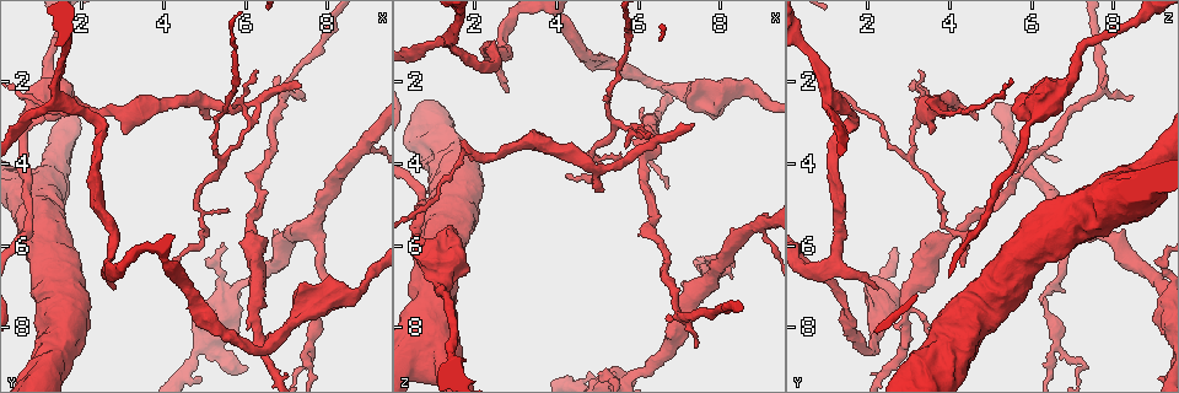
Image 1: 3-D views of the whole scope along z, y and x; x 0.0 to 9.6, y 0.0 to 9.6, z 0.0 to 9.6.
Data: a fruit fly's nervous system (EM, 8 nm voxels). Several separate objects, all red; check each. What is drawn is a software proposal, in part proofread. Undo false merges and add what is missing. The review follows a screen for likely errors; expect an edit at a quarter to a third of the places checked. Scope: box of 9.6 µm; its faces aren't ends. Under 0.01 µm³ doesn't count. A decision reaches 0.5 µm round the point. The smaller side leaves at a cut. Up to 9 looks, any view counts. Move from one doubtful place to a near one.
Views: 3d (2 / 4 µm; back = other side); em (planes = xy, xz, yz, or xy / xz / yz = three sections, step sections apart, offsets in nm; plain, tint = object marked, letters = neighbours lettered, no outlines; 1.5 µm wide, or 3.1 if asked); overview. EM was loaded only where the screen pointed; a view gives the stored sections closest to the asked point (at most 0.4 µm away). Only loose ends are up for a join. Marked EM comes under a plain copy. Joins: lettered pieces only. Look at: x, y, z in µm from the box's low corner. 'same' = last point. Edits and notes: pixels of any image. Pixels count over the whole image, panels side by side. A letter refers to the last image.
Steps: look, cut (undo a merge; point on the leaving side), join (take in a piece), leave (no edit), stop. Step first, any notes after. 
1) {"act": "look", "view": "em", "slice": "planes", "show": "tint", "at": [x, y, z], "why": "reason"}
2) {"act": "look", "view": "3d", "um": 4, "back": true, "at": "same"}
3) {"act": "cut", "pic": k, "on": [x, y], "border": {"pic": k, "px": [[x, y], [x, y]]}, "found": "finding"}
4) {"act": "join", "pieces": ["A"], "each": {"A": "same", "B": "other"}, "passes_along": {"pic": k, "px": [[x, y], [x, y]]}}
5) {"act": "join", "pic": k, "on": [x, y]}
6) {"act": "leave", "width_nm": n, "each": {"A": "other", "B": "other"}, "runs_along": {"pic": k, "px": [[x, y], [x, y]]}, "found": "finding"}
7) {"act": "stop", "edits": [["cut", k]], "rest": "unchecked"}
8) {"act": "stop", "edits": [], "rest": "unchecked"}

{"act": "look", "view": "3d", "um": 2, "at": [0.65, 3.20, 5.90], "why": "calibre changes"}

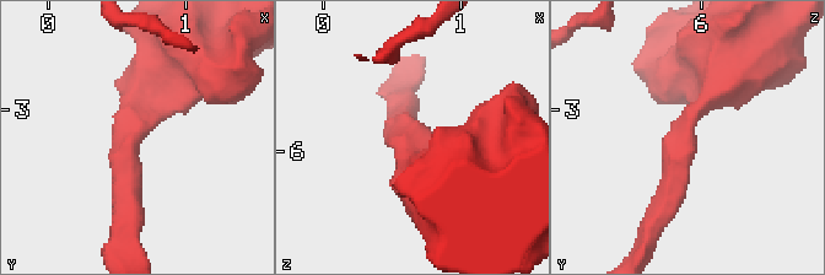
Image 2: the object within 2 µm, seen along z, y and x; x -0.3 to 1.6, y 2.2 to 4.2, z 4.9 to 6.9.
{"act": "look", "view": "em", "slice": "planes", "show": "letters", "at": [0.64, 3.12, 5.90], "arm_widths_nm": [170, 600], "why": "shape alone is not enough"}

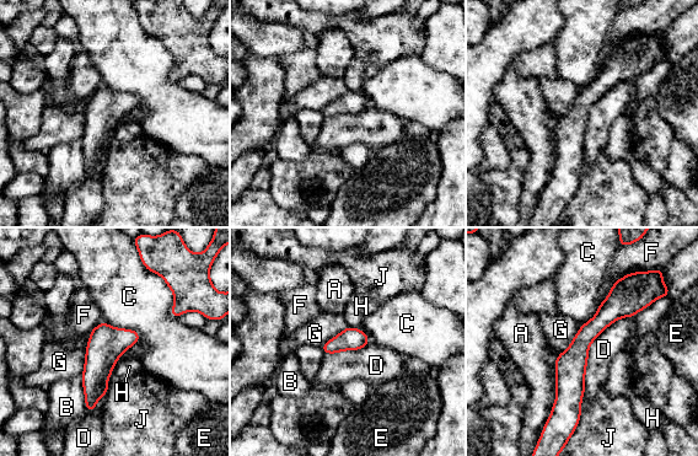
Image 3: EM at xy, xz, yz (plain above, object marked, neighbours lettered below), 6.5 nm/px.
{"act": "leave", "each": {"A": "other", "B": "other", "C": "other", "D": "other", "E": "other", "F": "other", "G": "other", "H": "other", "J": "other"}, "runs_along": {"pic": 3, "px": [[621, 283], [570, 365], [570, 418]]}, "found": "all the same neuron"}

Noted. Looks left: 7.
{"act": "look", "view": "3d", "um": 4, "at": [1.70, 2.40, 3.40]}

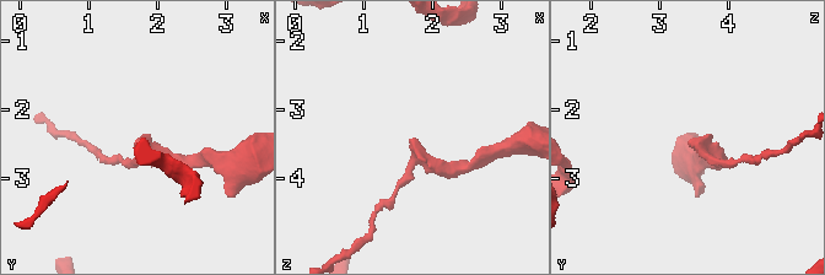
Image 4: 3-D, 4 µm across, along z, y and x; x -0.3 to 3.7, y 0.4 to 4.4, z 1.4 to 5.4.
{"act": "look", "view": "em", "slice": "yz", "step": 8, "show": "letters", "at": [1.70, 2.40, 3.40], "why": "now the EM"}

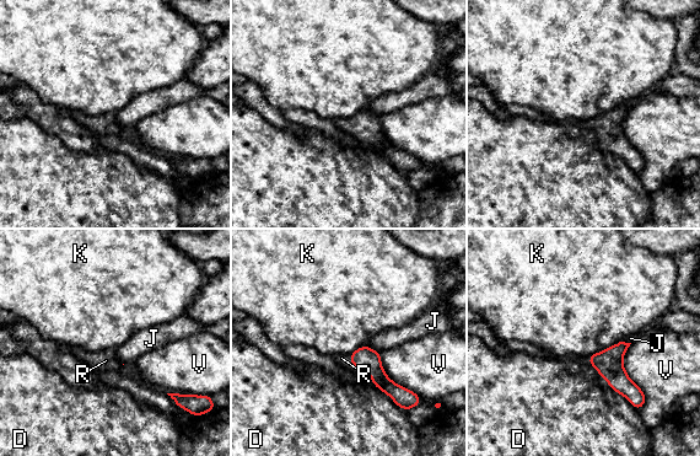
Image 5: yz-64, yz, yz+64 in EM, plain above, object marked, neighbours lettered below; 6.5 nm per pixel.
{"act": "join", "pic": 5, "on": [342, 358], "each": {"D": "other", "J": "other", "K": "other", "R": "same", "V": "other"}, "found": "it goes on there"}

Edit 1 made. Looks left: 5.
{"act": "look", "view": "em", "slice": "planes", "show": "letters", "at": [5.05, 2.90, 4.70], "why": "branch stops here"}

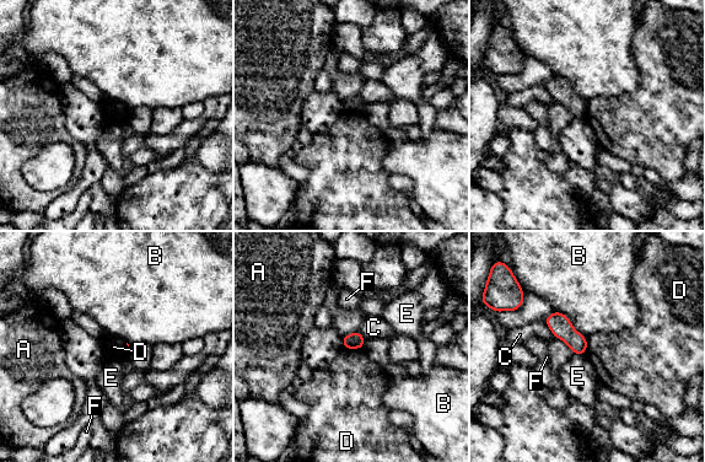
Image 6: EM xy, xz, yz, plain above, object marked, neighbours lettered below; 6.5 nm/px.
{"act": "leave", "each": {"A": "other", "B": "other", "C": "other", "D": "other", "E": "other", "F": "other"}, "border": {"pic": 6, "px": [[343, 347], [361, 349]]}, "found": "none of them fits"}

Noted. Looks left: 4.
{"act": "look", "view": "3d", "um": 4, "back": true, "at": [2.85, 7.00, 2.20], "why": "an open end"}

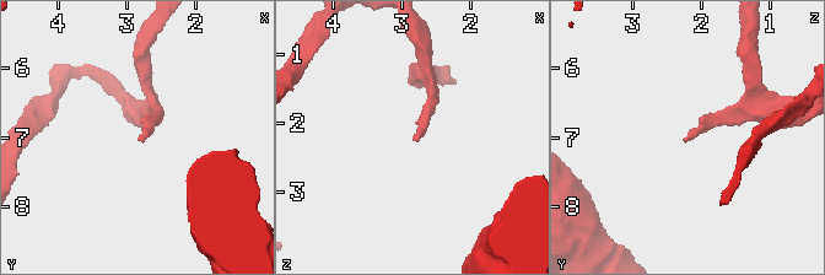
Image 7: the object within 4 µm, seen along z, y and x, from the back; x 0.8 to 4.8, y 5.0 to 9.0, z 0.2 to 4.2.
{"act": "look", "view": "em", "slice": "xz", "step": 4, "show": "tint", "at": [2.85, 7.05, 2.20]}

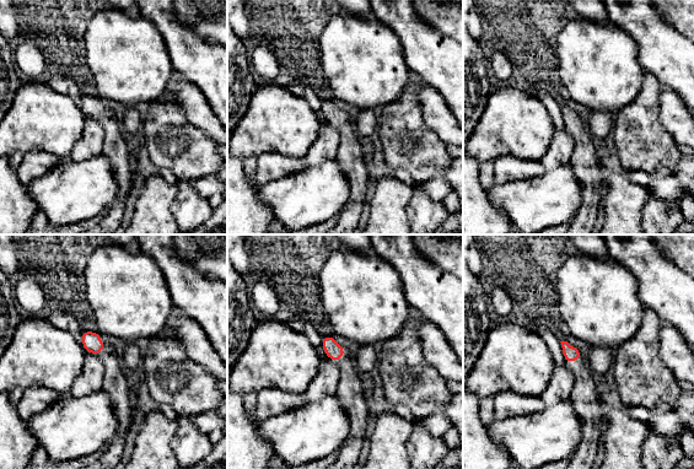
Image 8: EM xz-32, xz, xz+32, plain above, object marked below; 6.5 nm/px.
{"act": "look", "view": "em", "slice": "planes", "show": "letters", "at": "same", "why": "another direction"}

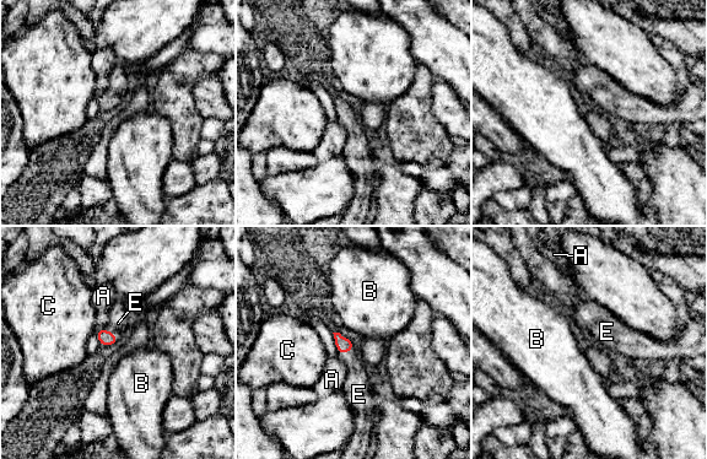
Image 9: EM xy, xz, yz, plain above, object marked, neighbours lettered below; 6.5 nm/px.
{"act": "join", "pic": 9, "on": [356, 387], "width_nm": 100, "each": {"A": "other", "B": "other", "C": "other", "E": "same"}, "passes_along": {"pic": 9, "px": [[344, 345], [346, 351], [356, 387]]}, "found": "it goes on there"}

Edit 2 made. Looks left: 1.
{"act": "stop", "edits": [["join", 5], ["join", 9]], "rest": "unchecked"}

